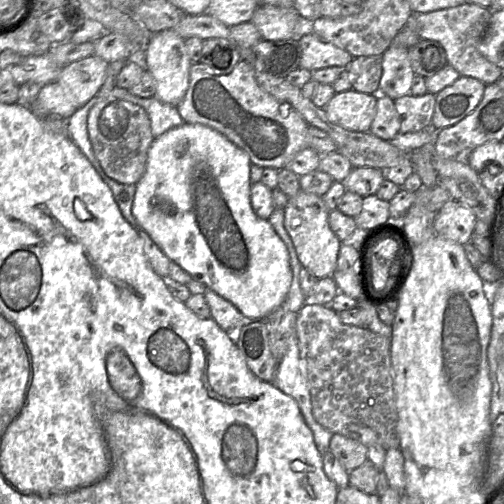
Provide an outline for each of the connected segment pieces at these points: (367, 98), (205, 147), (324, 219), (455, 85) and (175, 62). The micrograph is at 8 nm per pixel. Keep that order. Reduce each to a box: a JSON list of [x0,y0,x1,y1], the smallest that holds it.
[[323,90,377,132],[132,123,292,320],[284,190,341,279],[431,76,486,130],[145,29,192,106]]

